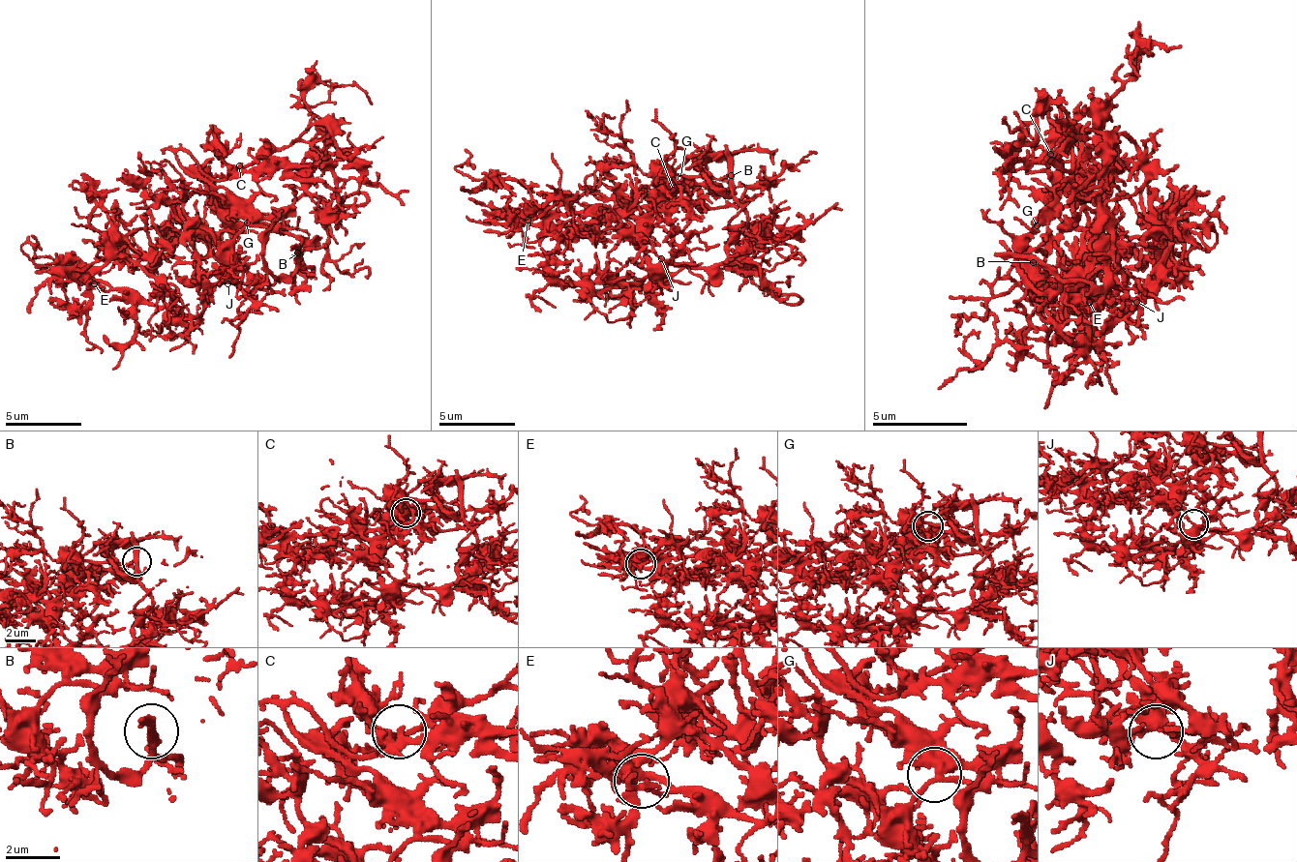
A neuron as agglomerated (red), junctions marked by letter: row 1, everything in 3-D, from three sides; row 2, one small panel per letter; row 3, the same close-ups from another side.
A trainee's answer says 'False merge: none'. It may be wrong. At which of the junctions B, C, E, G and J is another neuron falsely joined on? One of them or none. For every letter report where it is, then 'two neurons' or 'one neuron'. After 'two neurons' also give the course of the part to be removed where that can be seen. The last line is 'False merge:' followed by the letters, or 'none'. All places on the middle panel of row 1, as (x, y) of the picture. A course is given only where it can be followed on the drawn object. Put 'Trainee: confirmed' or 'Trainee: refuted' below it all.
B: at (731, 175); one neuron
C: at (673, 190); one neuron
E: at (527, 220); one neuron
G: at (680, 178); one neuron
J: at (661, 258); one neuron
False merge: none
Trainee: confirmed

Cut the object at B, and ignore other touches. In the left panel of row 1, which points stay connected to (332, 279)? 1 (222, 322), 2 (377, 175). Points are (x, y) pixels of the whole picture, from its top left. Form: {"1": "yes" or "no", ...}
{"1": "yes", "2": "yes"}

